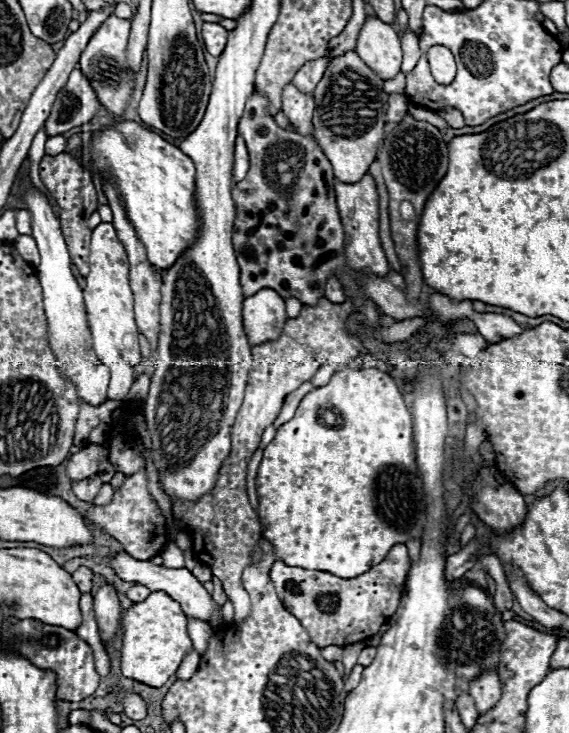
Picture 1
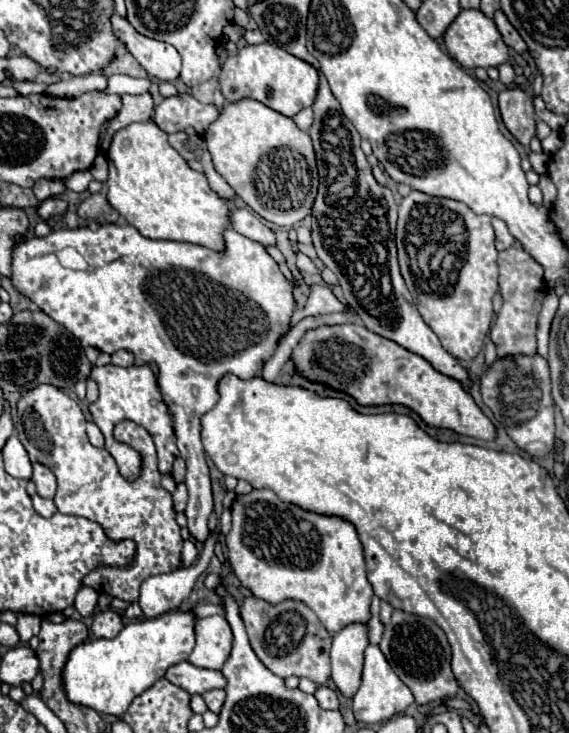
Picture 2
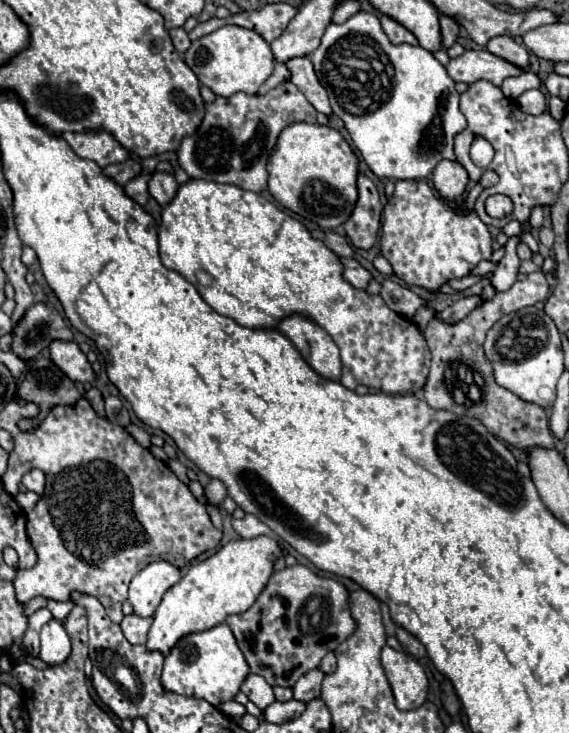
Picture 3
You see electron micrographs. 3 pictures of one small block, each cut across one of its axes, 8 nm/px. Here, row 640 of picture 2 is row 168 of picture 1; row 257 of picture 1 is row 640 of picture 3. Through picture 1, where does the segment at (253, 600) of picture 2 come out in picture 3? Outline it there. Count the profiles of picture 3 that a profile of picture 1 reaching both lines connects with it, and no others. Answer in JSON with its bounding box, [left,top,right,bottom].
[226,564,356,688]

